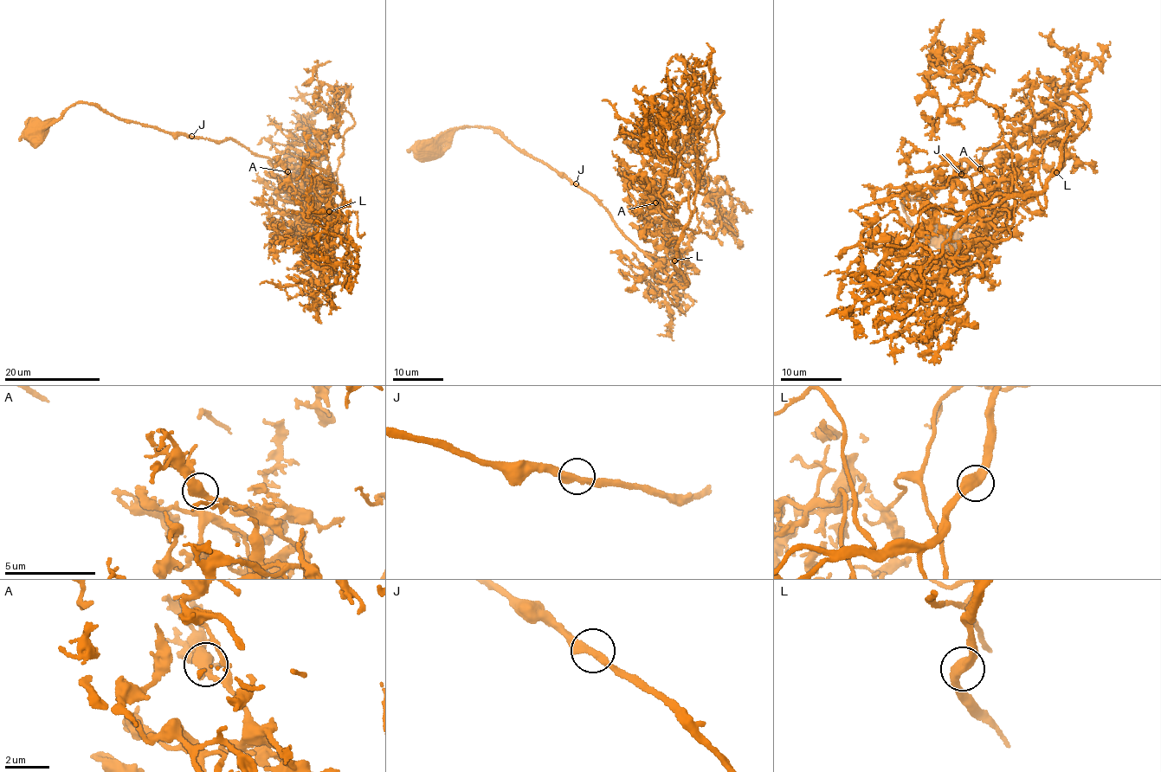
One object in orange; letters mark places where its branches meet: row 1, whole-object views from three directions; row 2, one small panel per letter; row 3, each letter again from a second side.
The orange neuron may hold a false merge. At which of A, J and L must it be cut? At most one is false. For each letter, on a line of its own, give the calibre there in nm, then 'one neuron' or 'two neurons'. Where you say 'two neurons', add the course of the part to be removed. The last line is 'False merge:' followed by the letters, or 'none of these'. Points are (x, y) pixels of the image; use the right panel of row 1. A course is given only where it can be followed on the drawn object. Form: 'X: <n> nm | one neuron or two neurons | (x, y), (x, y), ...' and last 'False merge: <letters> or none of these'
A: 440 nm | one neuron
J: 320 nm | one neuron
L: 480 nm | one neuron
False merge: none of these

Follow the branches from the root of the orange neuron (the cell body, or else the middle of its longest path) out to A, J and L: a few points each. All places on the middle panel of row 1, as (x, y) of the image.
A: (425, 148), (468, 125), (493, 127), (582, 187), (674, 284), (681, 257), (660, 232), (665, 212), (655, 202)
J: (425, 148), (423, 152), (431, 152), (435, 145), (468, 125), (490, 126), (576, 184)
L: (425, 148), (431, 152), (468, 125), (493, 127), (582, 187), (622, 235), (685, 286), (674, 260)

